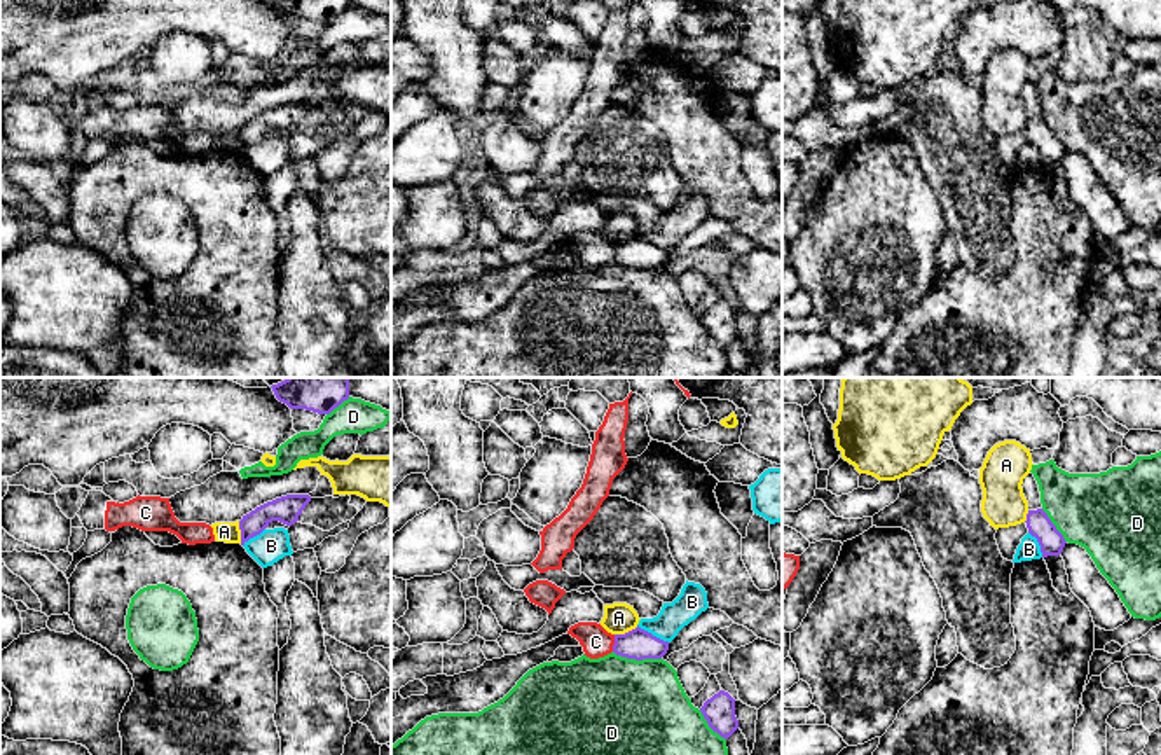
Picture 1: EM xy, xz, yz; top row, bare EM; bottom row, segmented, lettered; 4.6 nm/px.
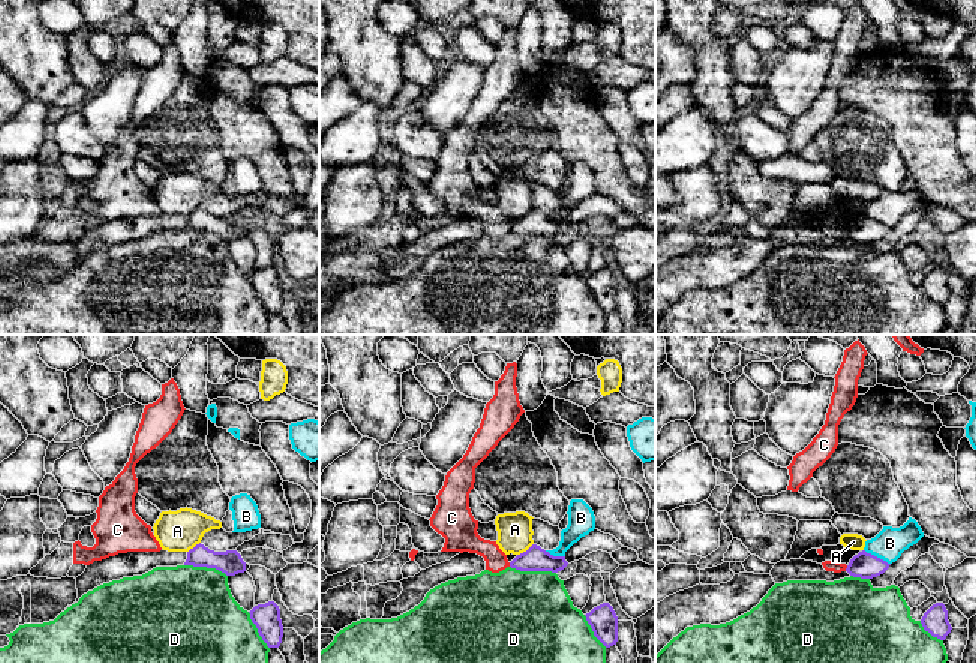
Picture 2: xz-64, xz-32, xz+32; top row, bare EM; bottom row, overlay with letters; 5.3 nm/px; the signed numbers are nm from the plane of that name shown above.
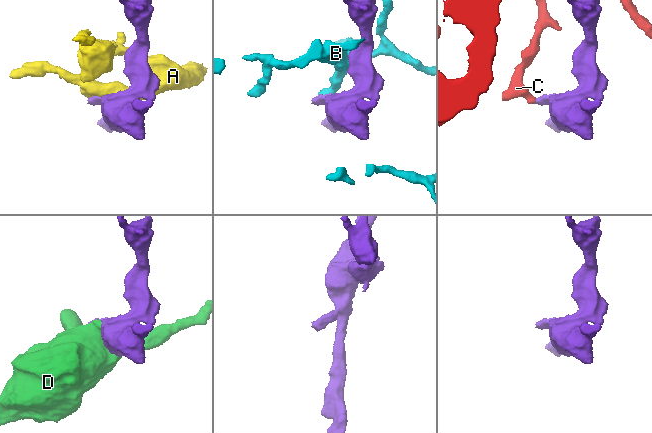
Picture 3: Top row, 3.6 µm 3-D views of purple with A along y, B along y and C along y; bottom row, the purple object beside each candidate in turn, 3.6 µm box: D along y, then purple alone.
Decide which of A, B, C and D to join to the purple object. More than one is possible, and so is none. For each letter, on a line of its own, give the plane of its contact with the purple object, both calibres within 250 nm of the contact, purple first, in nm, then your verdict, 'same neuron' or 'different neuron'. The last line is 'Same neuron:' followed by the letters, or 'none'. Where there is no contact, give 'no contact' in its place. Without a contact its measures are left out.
A: xz | 140/140 nm | different neuron
B: xz | 140/140 nm | different neuron
C: xz | 140/140 nm | different neuron
D: xz | 140/500 nm | different neuron
Same neuron: none

